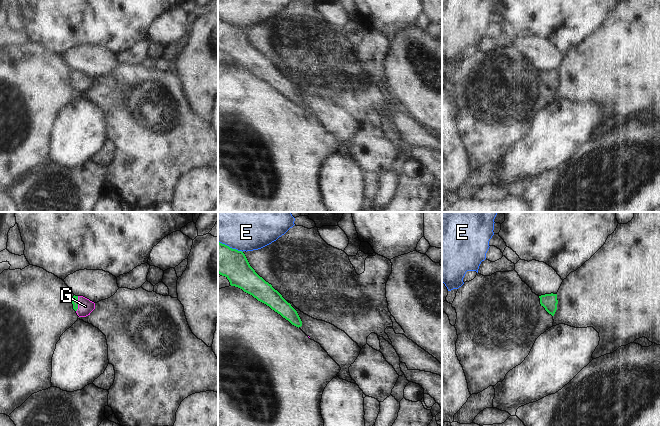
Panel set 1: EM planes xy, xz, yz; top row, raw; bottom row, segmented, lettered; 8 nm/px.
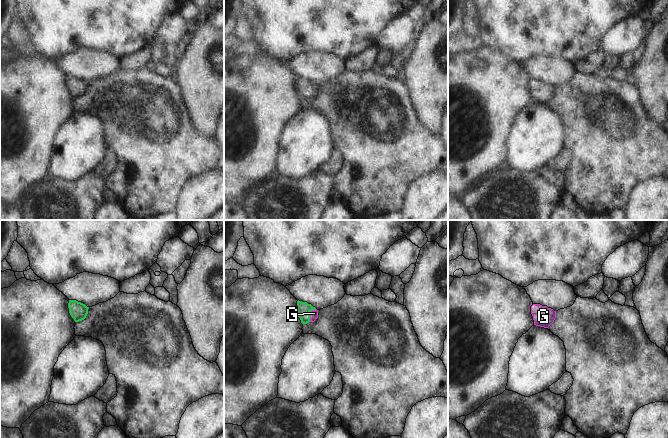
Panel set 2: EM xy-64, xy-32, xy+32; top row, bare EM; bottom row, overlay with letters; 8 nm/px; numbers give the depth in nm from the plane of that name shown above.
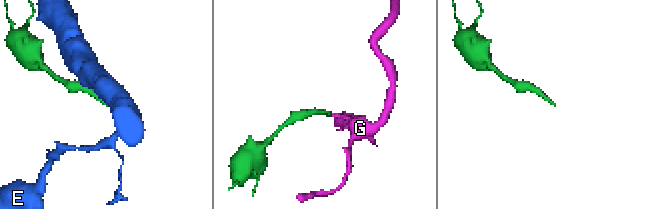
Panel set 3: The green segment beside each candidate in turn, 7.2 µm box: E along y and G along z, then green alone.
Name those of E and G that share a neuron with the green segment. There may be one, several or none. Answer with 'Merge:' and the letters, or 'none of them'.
Merge: G

